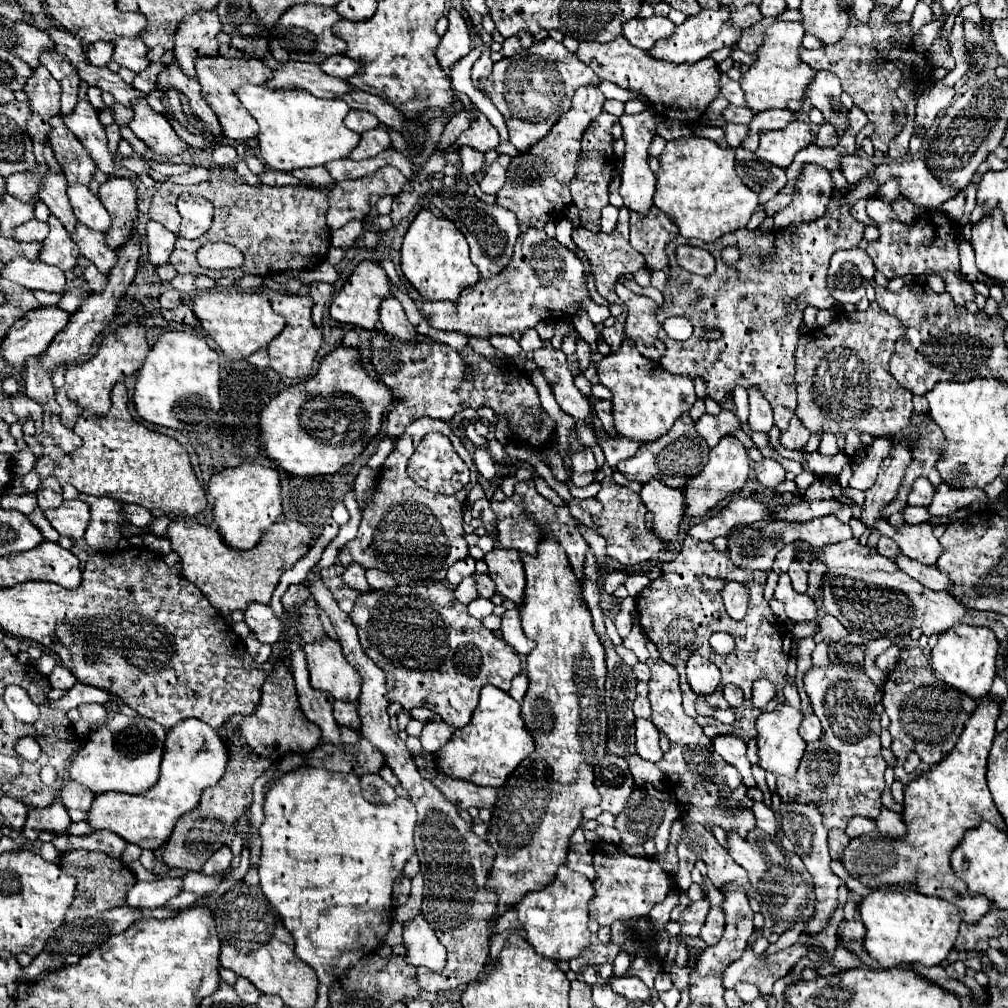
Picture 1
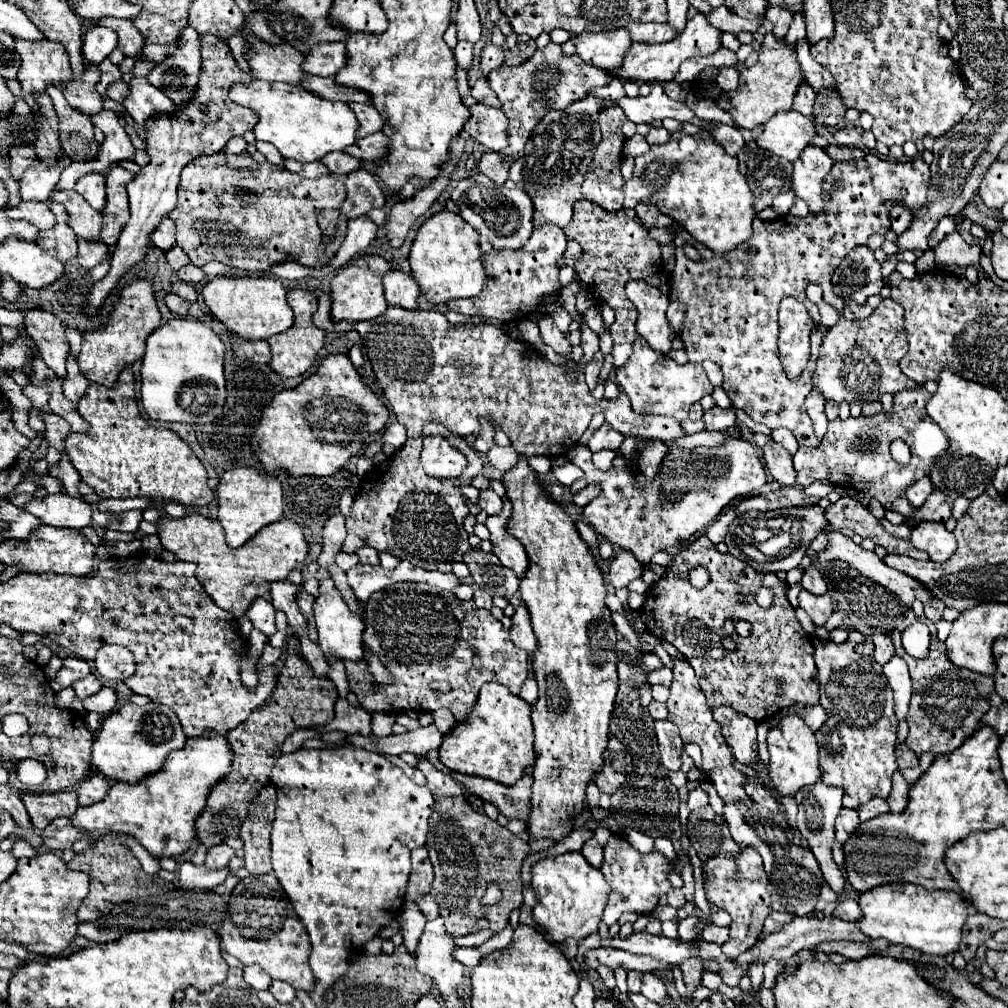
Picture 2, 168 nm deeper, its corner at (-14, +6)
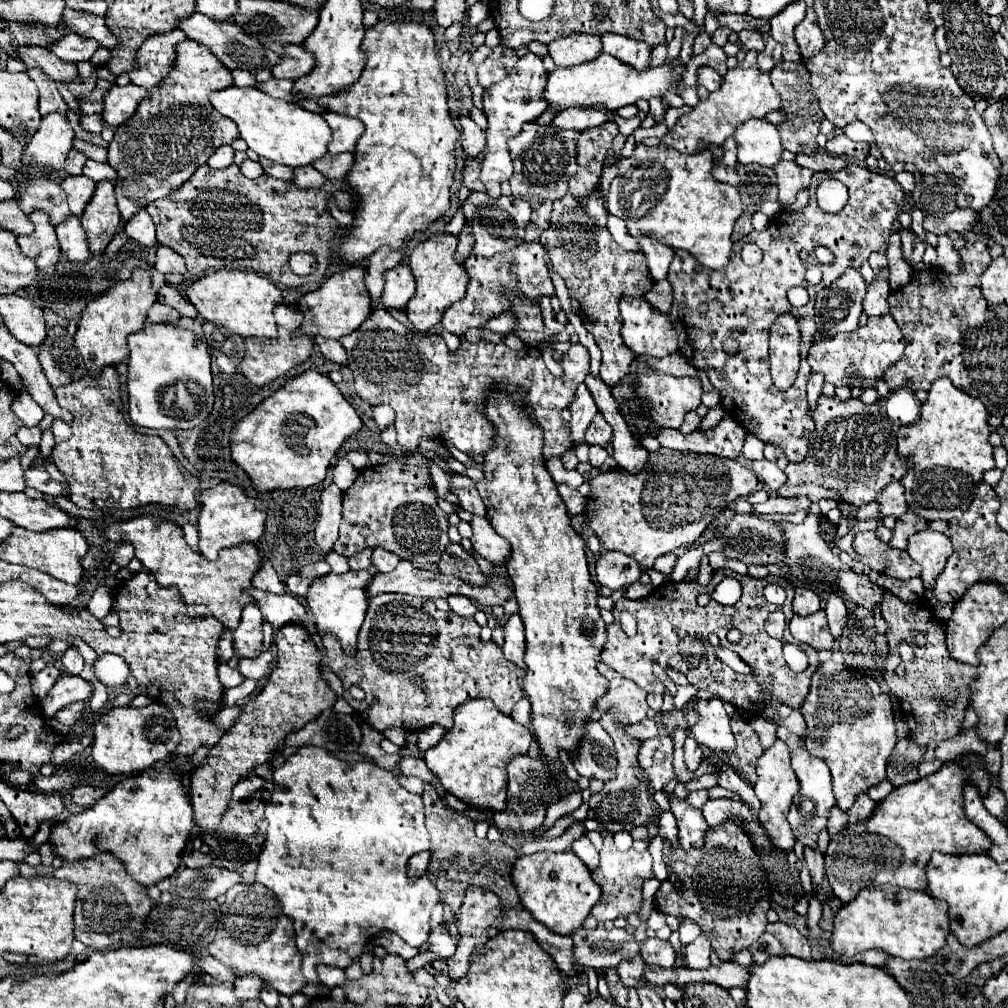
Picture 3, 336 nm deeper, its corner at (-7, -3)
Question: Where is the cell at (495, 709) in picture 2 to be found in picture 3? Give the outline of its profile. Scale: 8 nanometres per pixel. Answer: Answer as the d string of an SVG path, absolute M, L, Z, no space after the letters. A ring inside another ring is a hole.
M473 699L455 709L455 725L425 753L427 767L439 777L447 793L469 807L503 811L507 791L507 763L529 751L533 735L527 727L495 709L489 699Z

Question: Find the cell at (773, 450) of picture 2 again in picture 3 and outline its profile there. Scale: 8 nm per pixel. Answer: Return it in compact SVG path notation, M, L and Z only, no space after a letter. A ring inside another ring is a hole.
M761 459L761 461L753 461L753 471L755 471L755 475L771 489L771 491L777 491L783 483L785 483L785 473L777 467L777 465L773 465L771 461L767 461L767 459Z

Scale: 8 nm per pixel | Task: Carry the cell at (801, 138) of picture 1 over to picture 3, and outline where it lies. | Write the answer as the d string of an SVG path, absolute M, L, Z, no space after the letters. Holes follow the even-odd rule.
M749 119L741 123L733 135L737 143L737 163L757 163L763 167L775 167L781 159L781 137L775 125L765 119Z

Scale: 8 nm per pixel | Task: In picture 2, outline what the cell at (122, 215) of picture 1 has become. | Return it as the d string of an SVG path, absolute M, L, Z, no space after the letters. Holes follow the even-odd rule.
M120 166L112 168L106 176L106 208L104 208L104 222L102 222L102 240L108 246L114 246L124 224L128 222L130 208L128 208L128 194L126 182L130 182L134 174Z

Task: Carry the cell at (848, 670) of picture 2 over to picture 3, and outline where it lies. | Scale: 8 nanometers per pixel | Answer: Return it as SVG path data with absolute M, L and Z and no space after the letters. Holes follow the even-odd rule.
M825 661L813 673L809 697L805 697L805 701L801 703L801 713L807 721L805 745L813 755L825 759L825 763L829 765L837 805L841 807L841 811L847 811L853 805L853 801L859 793L867 791L871 785L877 785L877 783L885 781L887 757L891 755L891 751L897 743L891 699L881 691L877 681L871 679L869 675L865 675L857 669L849 669L843 663L837 665L833 661Z

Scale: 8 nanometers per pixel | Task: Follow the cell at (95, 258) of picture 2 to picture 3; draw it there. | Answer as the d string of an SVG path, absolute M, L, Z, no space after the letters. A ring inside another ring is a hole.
M71 215L69 221L63 221L59 227L55 227L55 231L57 231L57 239L61 243L61 251L65 253L65 257L69 261L85 263L91 257L87 237L85 237L85 231L83 231L77 215Z

